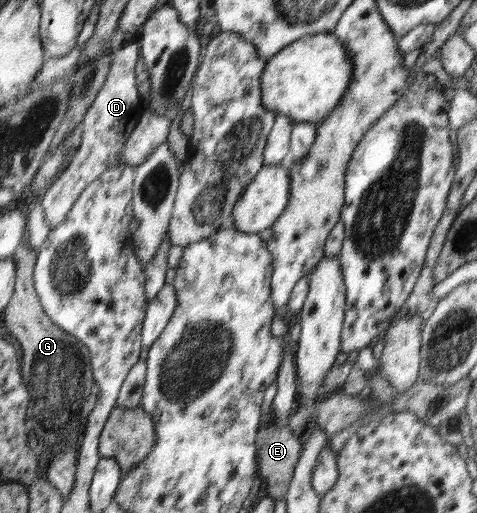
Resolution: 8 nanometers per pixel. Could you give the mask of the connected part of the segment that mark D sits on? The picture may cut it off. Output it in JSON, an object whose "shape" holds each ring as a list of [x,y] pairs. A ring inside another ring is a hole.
{"shape":[[[137,41],[115,50],[106,81],[85,114],[80,147],[71,152],[69,165],[55,178],[39,201],[51,230],[67,217],[68,211],[86,186],[109,168],[121,164],[120,154],[123,153],[124,144],[146,110],[141,103],[134,70],[140,56],[140,42]]]}

